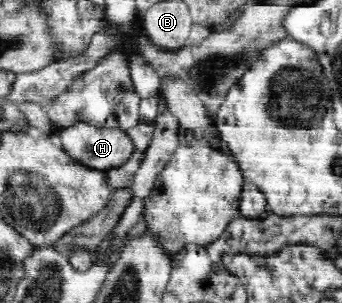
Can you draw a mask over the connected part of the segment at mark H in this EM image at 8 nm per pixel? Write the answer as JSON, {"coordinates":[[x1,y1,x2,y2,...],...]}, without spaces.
{"coordinates":[[78,122,58,129,53,138,57,142,57,147,70,156,74,162,81,164,83,167,99,171,109,171,122,166,135,149,125,131,100,127,87,122]]}

